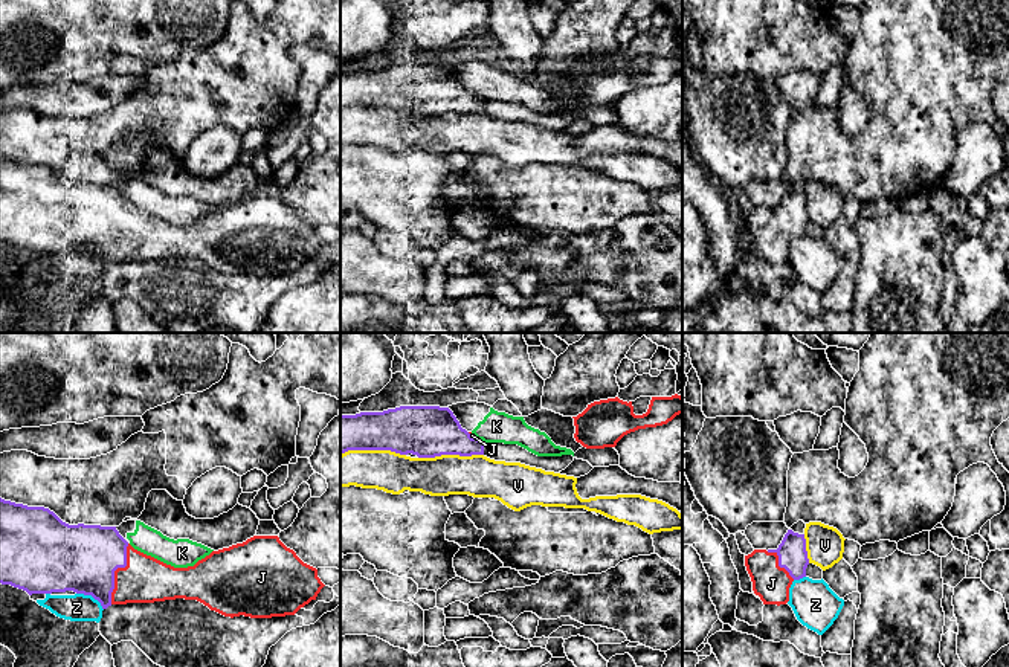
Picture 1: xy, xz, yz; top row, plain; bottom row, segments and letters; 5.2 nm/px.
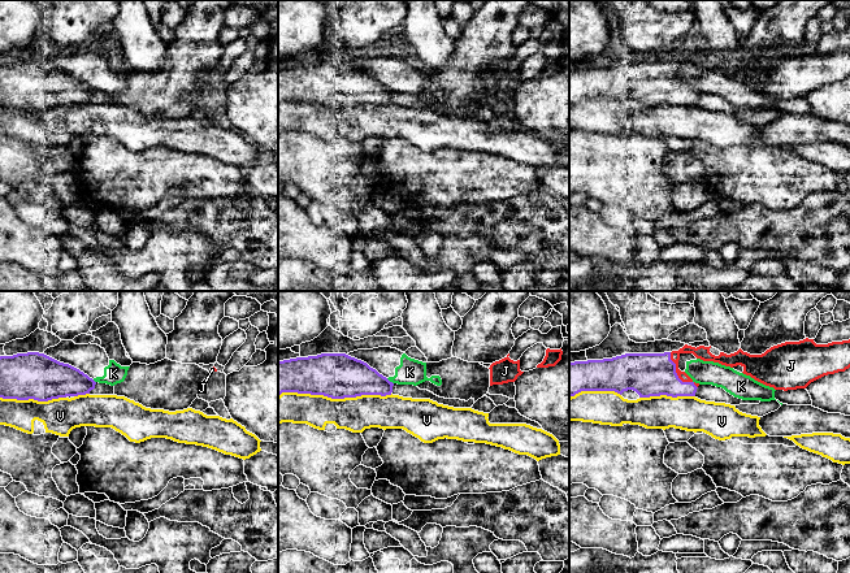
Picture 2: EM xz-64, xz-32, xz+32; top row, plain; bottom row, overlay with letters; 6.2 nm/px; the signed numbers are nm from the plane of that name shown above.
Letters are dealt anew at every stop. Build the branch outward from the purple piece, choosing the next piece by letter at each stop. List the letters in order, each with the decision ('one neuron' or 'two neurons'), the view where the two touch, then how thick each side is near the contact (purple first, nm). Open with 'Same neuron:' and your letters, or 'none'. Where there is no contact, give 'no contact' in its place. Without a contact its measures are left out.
Same neuron: J
J: one neuron; contact in xy; calibres 360 and 240 nm
K: two neurons; contact in xz; calibres 260 and 160 nm
V: two neurons; contact in xz; calibres 260 and 220 nm
Z: two neurons; contact in xy; calibres 360 and 140 nm

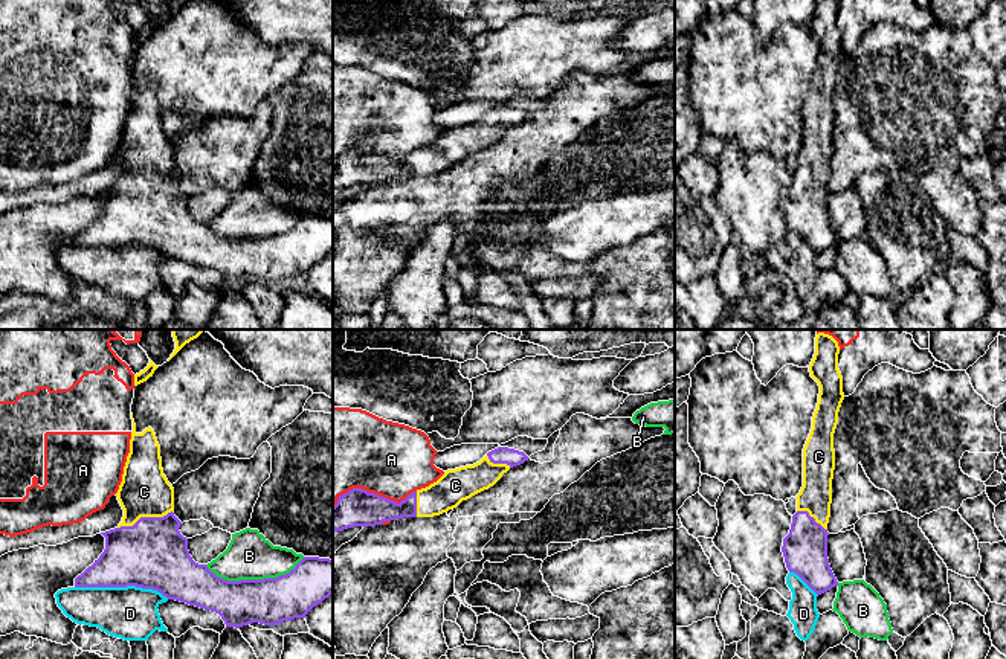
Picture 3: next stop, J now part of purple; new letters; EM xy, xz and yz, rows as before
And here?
Same neuron: C
A: two neurons; contact in xz; calibres 200 and 400 nm
B: two neurons; contact in xy; calibres 240 and 240 nm
C: one neuron; contact in xy; calibres 360 and 260 nm
D: two neurons; contact in xy; calibres 360 and 280 nm

